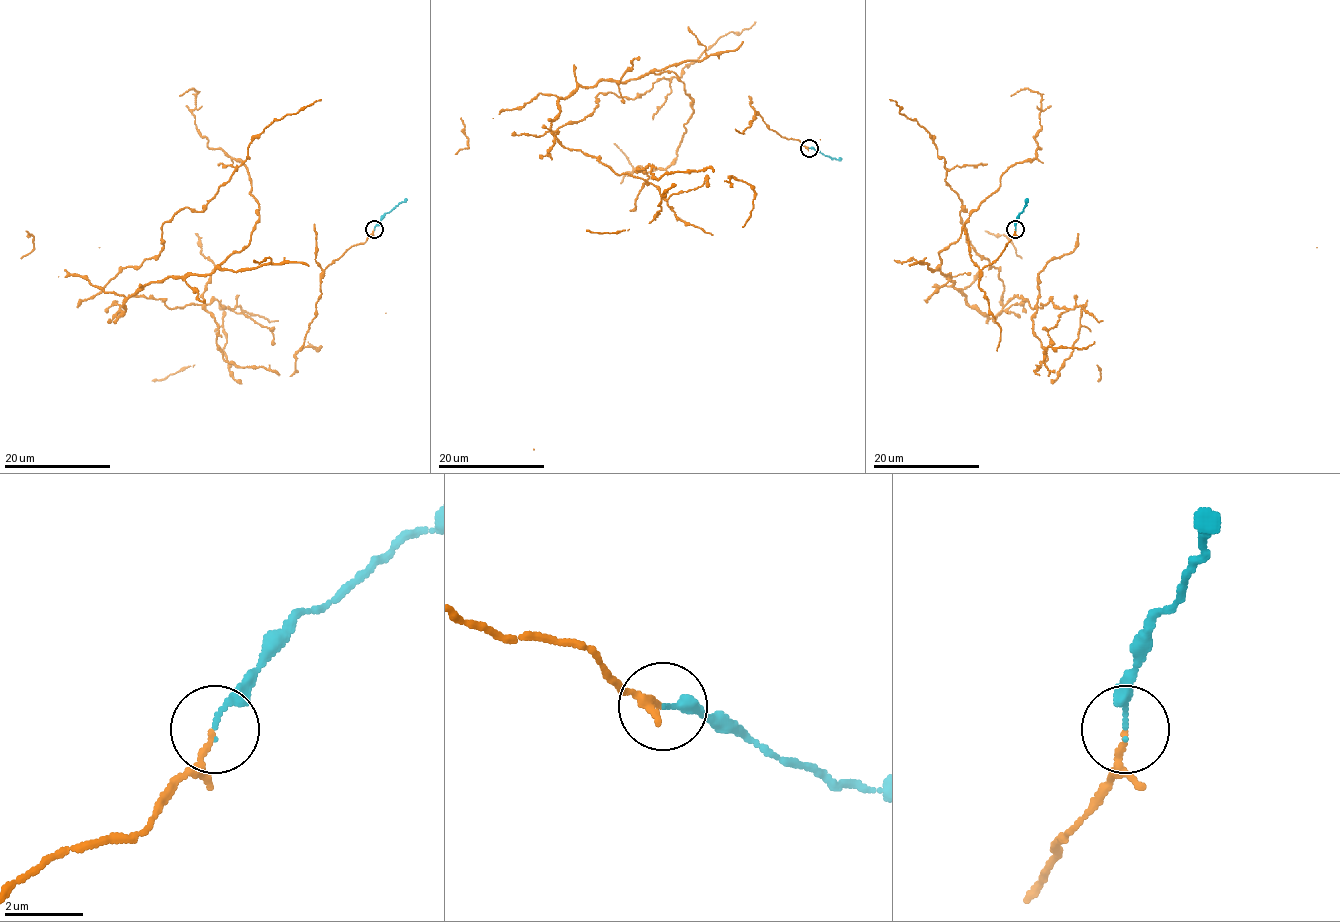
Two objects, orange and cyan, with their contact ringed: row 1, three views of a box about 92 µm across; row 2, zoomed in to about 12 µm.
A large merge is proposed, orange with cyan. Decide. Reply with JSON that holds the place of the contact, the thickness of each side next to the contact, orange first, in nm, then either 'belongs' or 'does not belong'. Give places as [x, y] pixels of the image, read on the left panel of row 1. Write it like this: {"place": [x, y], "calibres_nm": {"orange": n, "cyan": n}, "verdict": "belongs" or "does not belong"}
{"place": [374, 229], "calibres_nm": {"orange": 100, "cyan": 140}, "verdict": "belongs"}

